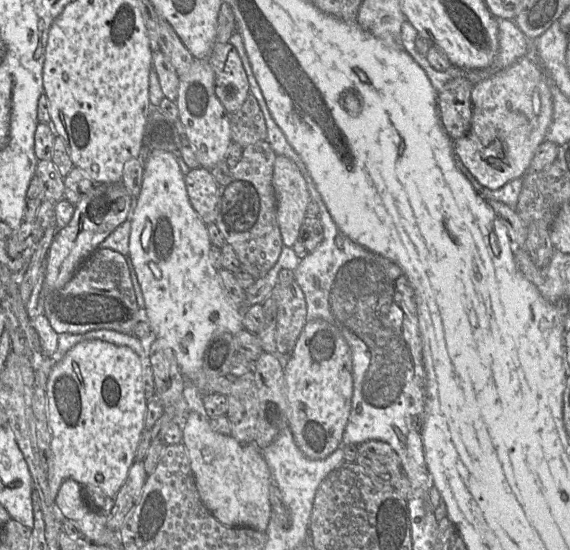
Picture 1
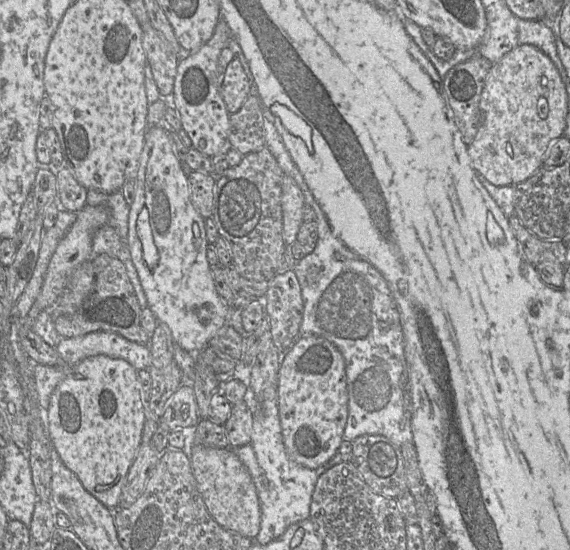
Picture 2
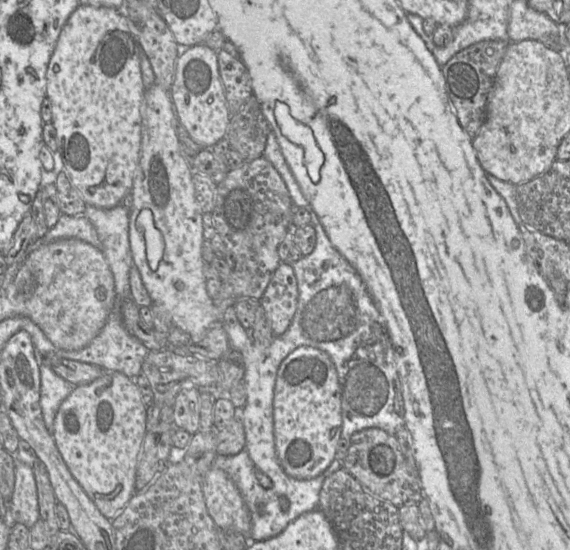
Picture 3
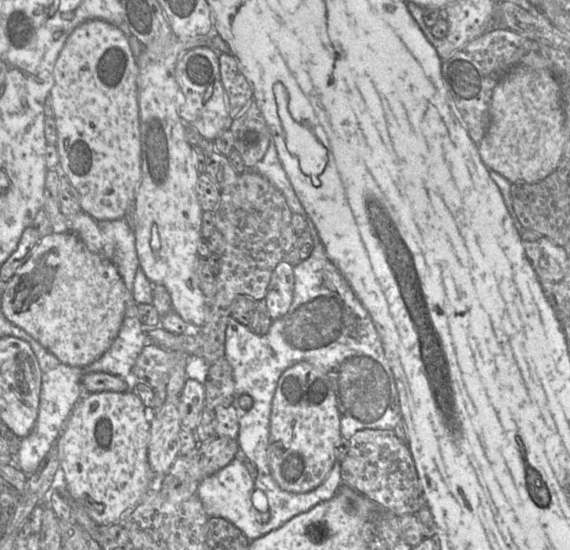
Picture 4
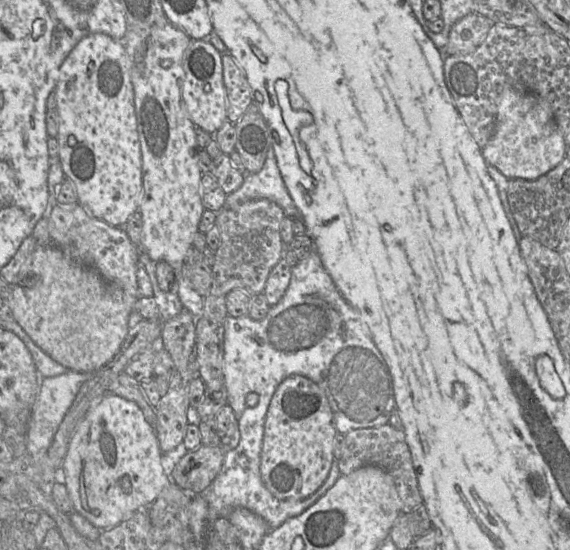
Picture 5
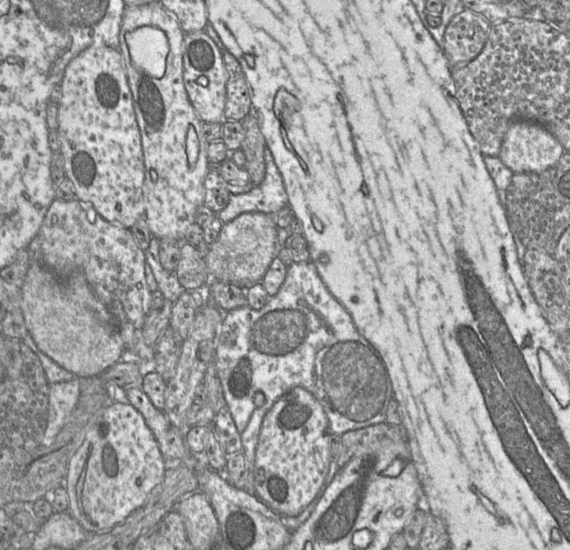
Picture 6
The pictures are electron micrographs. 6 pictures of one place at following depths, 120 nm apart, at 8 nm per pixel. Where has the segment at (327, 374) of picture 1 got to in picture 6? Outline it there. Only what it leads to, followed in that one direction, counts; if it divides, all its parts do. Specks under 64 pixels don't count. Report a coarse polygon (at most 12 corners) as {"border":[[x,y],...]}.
{"border":[[308,390],[261,425],[257,497],[299,515],[328,474],[331,434]]}

